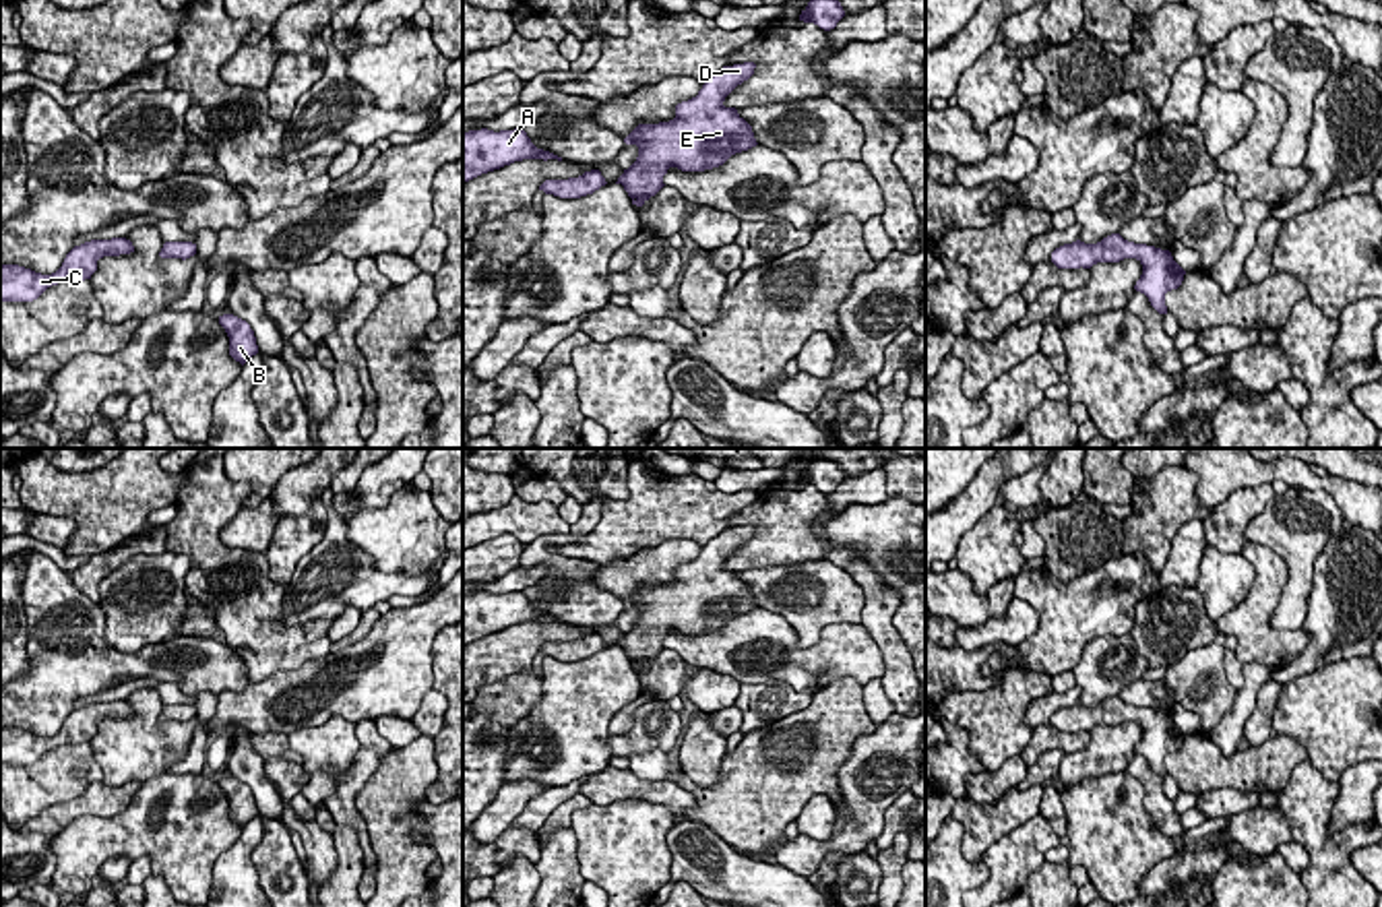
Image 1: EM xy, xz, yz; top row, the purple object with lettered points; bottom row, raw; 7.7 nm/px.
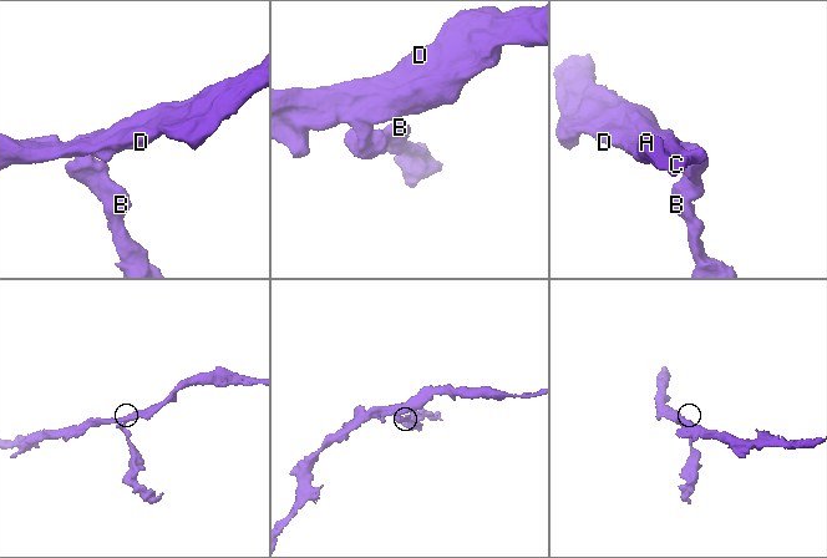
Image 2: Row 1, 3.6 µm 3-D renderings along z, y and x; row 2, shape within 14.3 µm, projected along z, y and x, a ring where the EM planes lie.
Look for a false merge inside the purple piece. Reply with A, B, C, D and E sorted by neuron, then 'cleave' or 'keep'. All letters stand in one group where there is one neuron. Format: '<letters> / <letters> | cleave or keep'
A C D E / B | cleave

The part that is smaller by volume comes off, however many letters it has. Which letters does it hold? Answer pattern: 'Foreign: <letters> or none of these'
Foreign: B

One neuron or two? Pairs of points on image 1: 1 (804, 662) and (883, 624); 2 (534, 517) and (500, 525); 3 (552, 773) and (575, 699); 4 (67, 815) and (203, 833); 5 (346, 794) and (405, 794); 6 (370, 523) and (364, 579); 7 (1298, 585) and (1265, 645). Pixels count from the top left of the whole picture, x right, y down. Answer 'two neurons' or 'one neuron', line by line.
1: two neurons
2: one neuron
3: one neuron
4: two neurons
5: two neurons
6: two neurons
7: two neurons

